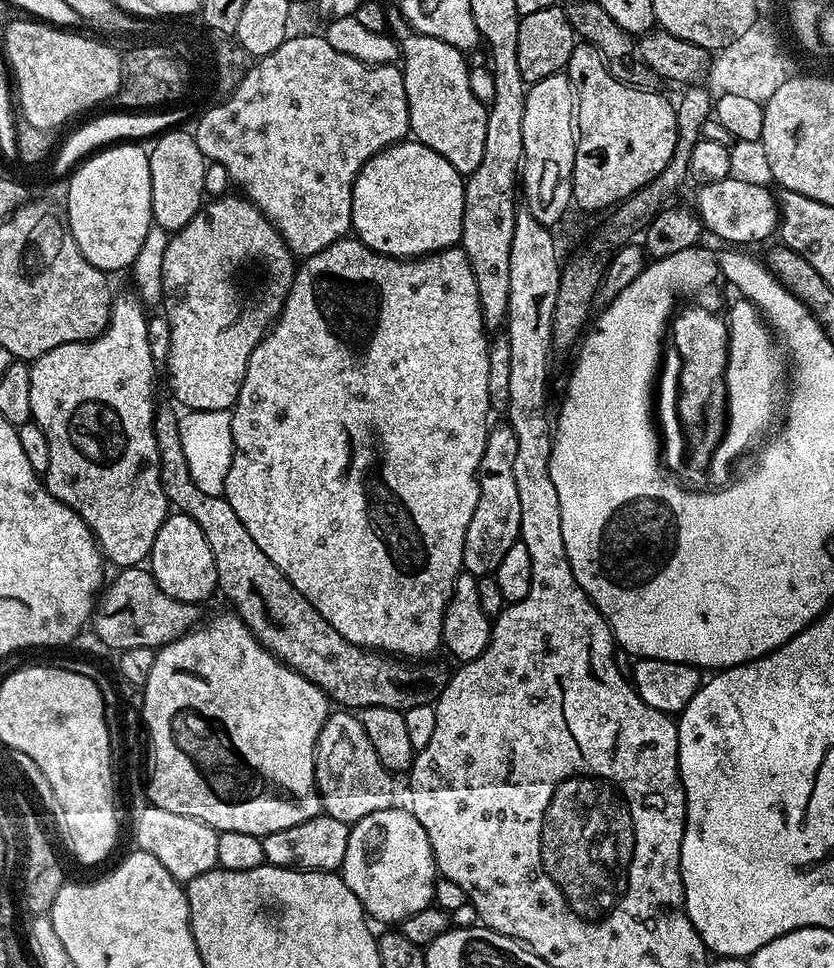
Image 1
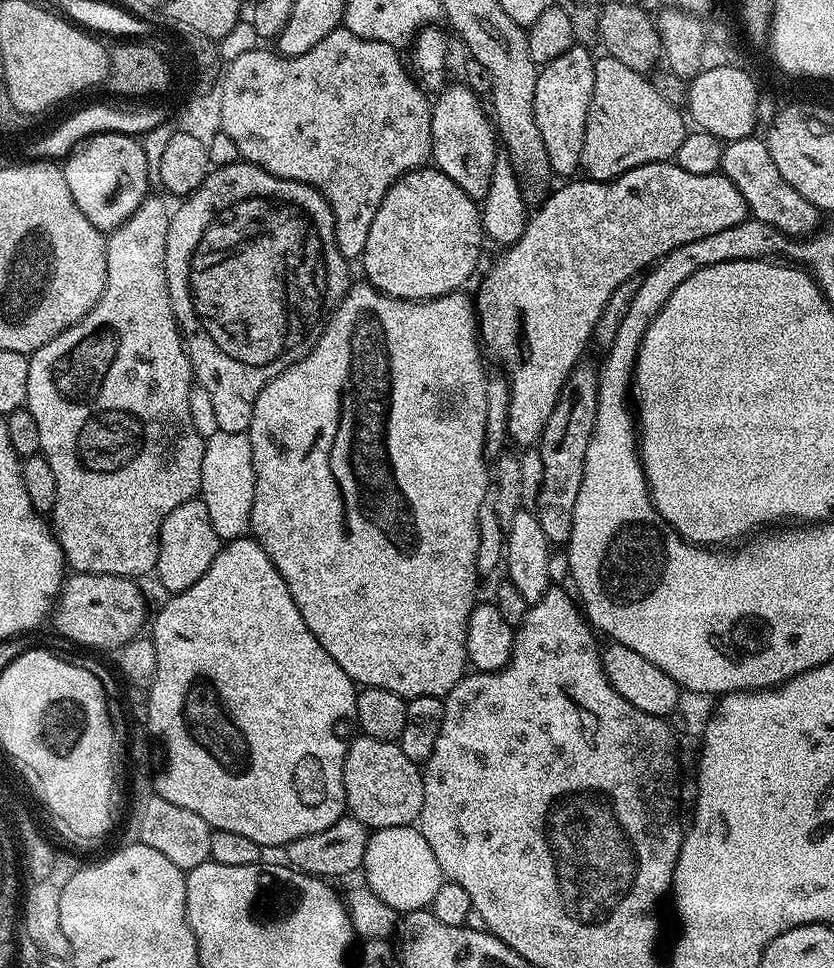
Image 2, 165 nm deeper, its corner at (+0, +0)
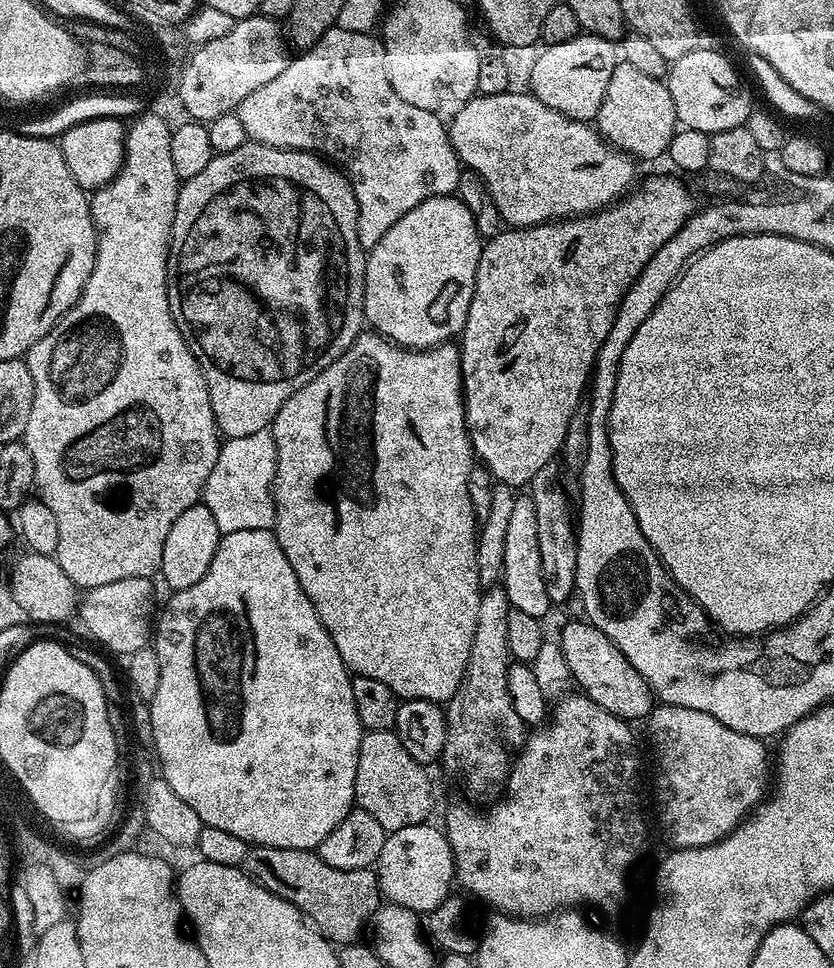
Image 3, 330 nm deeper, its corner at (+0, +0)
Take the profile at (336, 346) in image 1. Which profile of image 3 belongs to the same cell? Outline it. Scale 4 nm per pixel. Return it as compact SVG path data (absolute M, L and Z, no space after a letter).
M375 330L361 331L356 337L350 350L346 354L338 357L326 370L322 370L302 390L298 390L278 410L270 425L272 433L272 443L276 449L276 477L272 483L272 504L276 507L276 522L274 531L278 538L278 546L282 546L282 554L286 554L290 566L294 566L294 574L298 574L298 582L302 590L306 590L306 598L314 606L322 626L330 634L334 646L338 646L338 654L342 654L342 662L347 666L349 673L366 678L374 678L377 682L383 682L385 686L390 686L394 694L401 700L435 700L437 702L447 702L452 699L452 695L458 690L458 686L464 680L466 662L470 658L470 646L474 642L474 626L478 626L478 602L482 595L480 579L478 578L478 558L476 557L476 542L478 539L478 521L474 514L474 506L468 497L468 479L470 470L474 467L474 453L472 444L468 441L468 423L464 417L464 375L460 369L460 349L455 343L438 344L435 348L425 348L423 350L413 350L411 348L401 348L392 340L387 340Z

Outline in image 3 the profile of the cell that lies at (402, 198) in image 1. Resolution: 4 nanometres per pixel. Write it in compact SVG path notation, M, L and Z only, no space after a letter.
M459 195L435 196L434 198L426 198L426 202L418 202L418 206L414 206L414 210L402 214L402 218L398 218L398 222L394 222L394 226L390 226L390 230L386 230L386 234L382 234L382 238L373 248L367 249L364 262L363 319L367 323L369 320L372 323L369 325L375 331L379 332L387 340L392 340L394 343L400 345L401 348L411 348L413 350L435 348L438 344L446 344L453 338L459 337L466 326L466 318L470 314L470 302L474 298L476 271L478 270L478 262L480 261L481 247L482 237L480 231L474 226L474 214L470 214L467 206L460 201Z

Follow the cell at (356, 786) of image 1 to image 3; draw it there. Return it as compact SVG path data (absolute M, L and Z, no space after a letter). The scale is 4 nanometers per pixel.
M365 732L358 750L358 774L354 778L356 804L366 814L373 816L384 828L385 833L397 832L406 826L425 823L432 812L432 780L428 777L429 769L414 762L406 751L406 746L391 732Z

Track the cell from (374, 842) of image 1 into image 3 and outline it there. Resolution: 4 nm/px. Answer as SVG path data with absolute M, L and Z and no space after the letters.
M425 822L406 826L397 832L389 832L384 837L382 854L374 865L374 871L380 877L380 891L393 904L400 904L417 914L427 914L435 910L454 888L456 862L452 857L450 842L439 827L431 828L431 823Z

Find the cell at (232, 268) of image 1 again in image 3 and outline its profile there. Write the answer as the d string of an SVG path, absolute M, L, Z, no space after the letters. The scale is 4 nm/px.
M249 142L238 146L238 150L215 153L199 174L181 183L174 210L172 241L168 247L168 301L174 322L206 378L210 406L221 437L233 440L265 431L278 410L282 410L286 398L302 390L306 382L350 350L362 331L365 259L366 249L358 242L358 202L354 198L354 190L341 169L314 152Z

